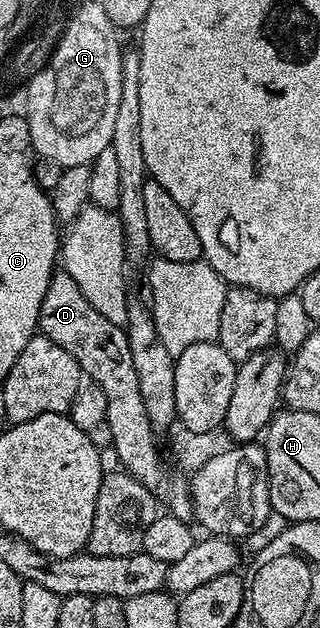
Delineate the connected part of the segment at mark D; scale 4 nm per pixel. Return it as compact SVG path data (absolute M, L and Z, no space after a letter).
M64 269L53 272L53 280L47 285L47 293L43 297L37 325L40 334L55 341L55 345L67 349L67 353L75 357L82 371L86 367L135 367L126 328L103 317L102 313L87 301L79 285Z

